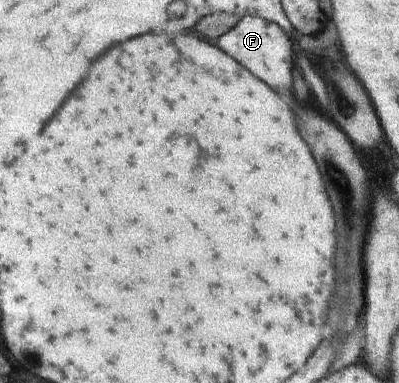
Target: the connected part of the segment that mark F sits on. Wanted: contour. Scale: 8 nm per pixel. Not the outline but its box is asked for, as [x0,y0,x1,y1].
[218,16,294,93]

